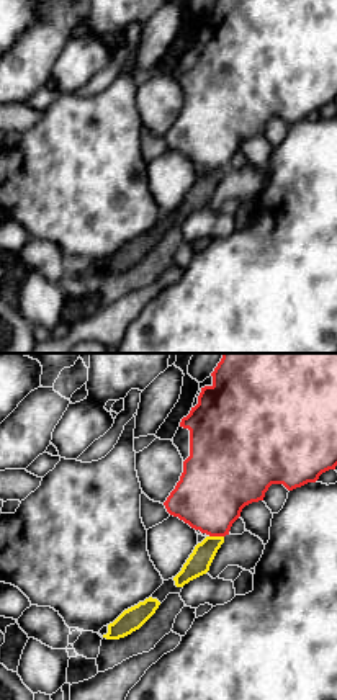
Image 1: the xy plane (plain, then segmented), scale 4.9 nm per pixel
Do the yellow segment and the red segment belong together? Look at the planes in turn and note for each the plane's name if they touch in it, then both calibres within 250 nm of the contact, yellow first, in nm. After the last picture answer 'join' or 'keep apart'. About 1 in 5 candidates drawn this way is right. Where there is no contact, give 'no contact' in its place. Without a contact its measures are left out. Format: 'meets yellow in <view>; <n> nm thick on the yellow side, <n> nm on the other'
meets yellow in xy; 120 nm thick on the yellow side, 360 nm on the other

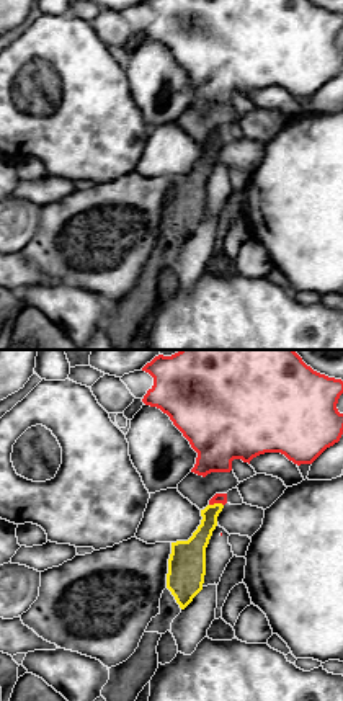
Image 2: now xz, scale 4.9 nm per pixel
meets yellow in xz; 110 nm thick on the yellow side, 50 nm on the other

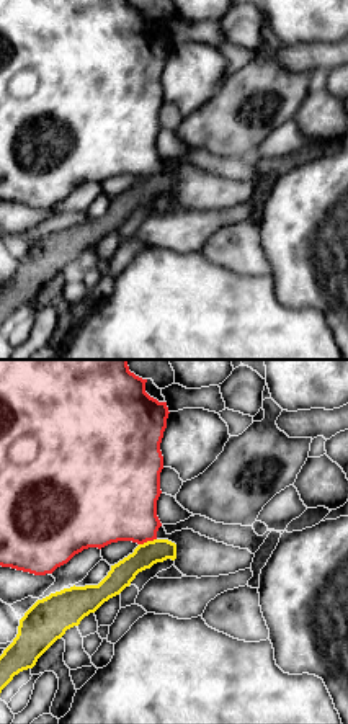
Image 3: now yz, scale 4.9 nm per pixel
meets yellow in yz; 120 nm thick on the yellow side, 380 nm on the other

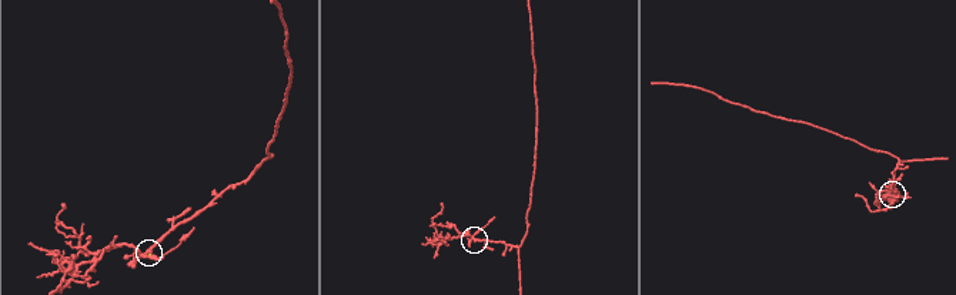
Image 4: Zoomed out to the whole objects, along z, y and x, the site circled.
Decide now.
keep apart

